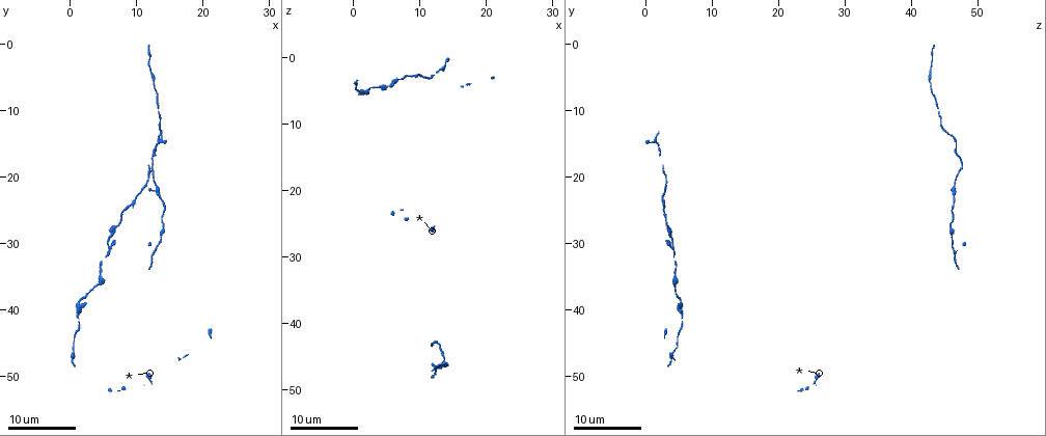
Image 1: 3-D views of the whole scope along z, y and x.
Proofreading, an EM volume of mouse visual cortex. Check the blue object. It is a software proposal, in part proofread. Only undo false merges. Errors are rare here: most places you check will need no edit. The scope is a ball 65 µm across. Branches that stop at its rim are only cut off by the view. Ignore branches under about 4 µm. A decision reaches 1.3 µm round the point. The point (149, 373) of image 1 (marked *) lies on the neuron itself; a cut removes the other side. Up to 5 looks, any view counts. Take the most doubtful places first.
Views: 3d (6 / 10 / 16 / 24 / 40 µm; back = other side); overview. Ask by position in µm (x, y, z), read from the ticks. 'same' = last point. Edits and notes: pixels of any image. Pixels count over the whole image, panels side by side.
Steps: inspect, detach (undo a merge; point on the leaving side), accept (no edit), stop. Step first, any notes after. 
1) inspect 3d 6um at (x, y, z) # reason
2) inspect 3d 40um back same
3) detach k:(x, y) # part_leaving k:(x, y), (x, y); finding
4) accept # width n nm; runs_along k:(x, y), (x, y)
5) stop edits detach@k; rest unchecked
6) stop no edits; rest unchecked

inspect 3d 16um at (13.0, 14.5, 1.5) # two arms in line, one across

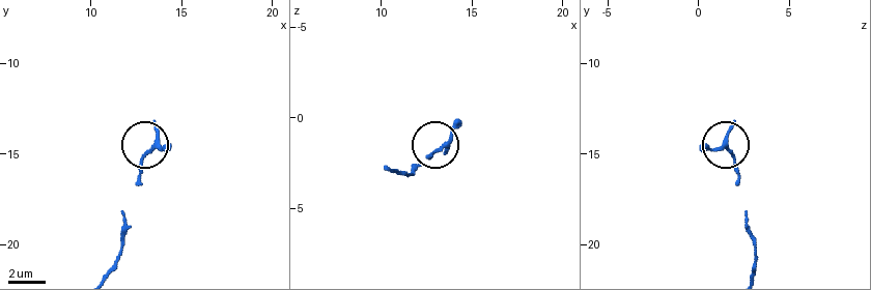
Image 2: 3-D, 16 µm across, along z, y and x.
inspect 3d 10um at (13.2, 14.8, 1.7) # closer look

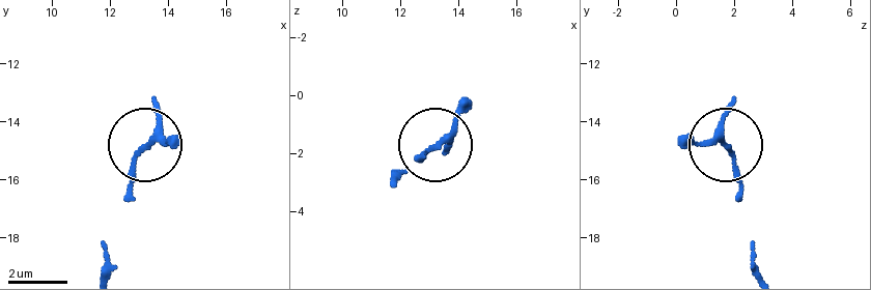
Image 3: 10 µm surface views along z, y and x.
accept # runs_along 3:(102, 268), (142, 145); continuous, no second neuron

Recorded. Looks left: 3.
inspect 3d 24um at (1.5, 38.0, 5.0) # calibre changes

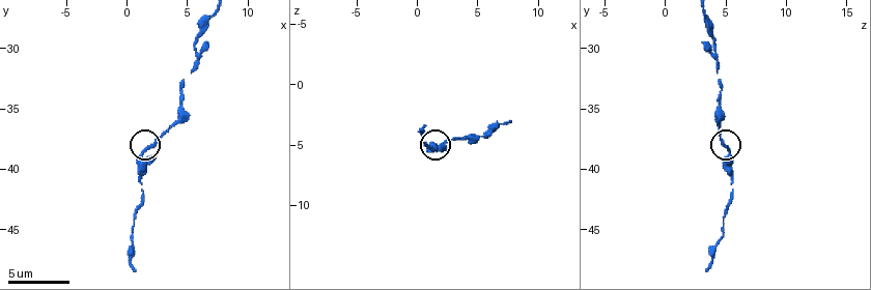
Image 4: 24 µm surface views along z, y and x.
inspect 3d 6um at (1.4, 38.4, 5.2)

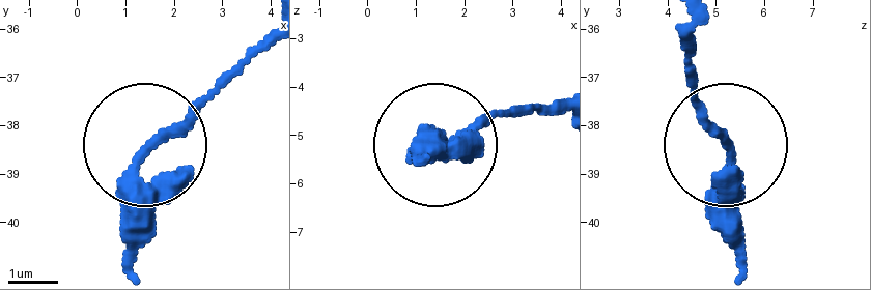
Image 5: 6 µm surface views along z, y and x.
accept # width 190 nm; all the same neuron

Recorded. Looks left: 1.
stop no edits; rest unchecked

